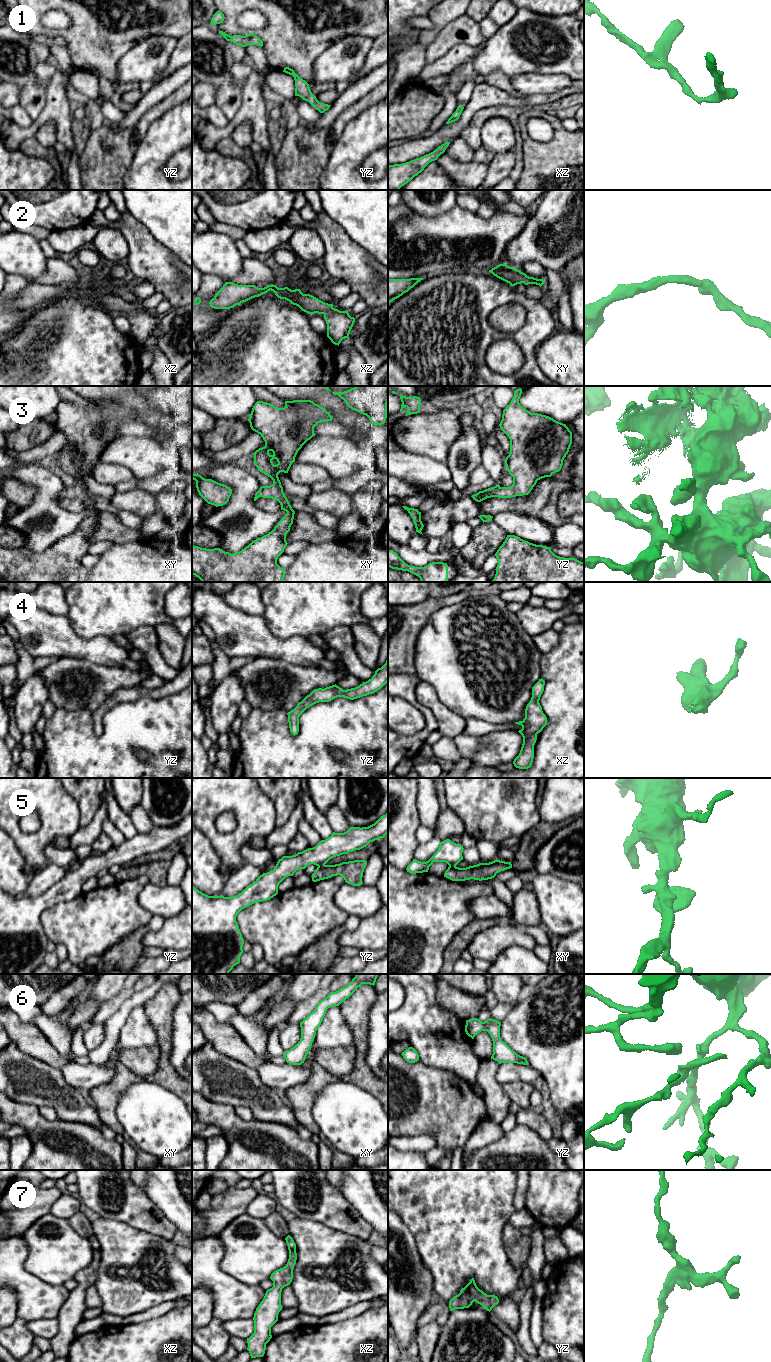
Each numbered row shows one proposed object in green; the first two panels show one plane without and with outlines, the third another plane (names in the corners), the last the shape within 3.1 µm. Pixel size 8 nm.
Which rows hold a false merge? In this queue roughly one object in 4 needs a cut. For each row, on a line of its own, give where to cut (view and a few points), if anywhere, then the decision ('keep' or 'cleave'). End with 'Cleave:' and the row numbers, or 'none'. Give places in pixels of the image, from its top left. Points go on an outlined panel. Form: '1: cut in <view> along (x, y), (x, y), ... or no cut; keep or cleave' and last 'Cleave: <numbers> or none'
1: no cut; keep
2: no cut; keep
3: no cut; keep
4: no cut; keep
5: cut in yz along (324, 864), (318, 866); cleave
6: no cut; keep
7: no cut; keep
Cleave: 5

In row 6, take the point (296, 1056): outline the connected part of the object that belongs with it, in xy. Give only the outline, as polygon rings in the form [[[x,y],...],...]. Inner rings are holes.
[[[356,974],[352,981],[336,992],[321,1000],[314,1011],[310,1013],[302,1022],[300,1041],[290,1050],[284,1051],[283,1057],[286,1062],[292,1065],[301,1065],[314,1041],[317,1028],[321,1025],[328,1008],[339,1006],[344,1000],[349,998],[362,984],[375,985],[379,974]]]

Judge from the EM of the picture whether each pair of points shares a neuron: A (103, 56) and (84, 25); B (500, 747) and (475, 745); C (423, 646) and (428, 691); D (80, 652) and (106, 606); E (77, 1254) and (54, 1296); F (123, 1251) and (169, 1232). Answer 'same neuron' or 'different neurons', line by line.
A: same neuron
B: different neurons
C: different neurons
D: different neurons
E: different neurons
F: different neurons

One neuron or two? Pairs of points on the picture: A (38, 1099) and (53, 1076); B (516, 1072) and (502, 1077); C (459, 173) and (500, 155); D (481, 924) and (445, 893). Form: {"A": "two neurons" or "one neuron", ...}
{"A": "one neuron", "B": "one neuron", "C": "one neuron", "D": "two neurons"}

